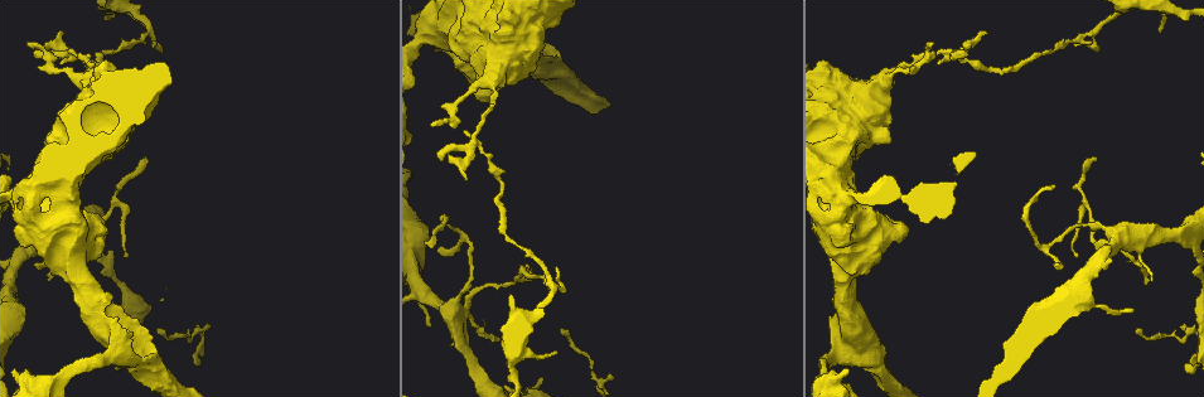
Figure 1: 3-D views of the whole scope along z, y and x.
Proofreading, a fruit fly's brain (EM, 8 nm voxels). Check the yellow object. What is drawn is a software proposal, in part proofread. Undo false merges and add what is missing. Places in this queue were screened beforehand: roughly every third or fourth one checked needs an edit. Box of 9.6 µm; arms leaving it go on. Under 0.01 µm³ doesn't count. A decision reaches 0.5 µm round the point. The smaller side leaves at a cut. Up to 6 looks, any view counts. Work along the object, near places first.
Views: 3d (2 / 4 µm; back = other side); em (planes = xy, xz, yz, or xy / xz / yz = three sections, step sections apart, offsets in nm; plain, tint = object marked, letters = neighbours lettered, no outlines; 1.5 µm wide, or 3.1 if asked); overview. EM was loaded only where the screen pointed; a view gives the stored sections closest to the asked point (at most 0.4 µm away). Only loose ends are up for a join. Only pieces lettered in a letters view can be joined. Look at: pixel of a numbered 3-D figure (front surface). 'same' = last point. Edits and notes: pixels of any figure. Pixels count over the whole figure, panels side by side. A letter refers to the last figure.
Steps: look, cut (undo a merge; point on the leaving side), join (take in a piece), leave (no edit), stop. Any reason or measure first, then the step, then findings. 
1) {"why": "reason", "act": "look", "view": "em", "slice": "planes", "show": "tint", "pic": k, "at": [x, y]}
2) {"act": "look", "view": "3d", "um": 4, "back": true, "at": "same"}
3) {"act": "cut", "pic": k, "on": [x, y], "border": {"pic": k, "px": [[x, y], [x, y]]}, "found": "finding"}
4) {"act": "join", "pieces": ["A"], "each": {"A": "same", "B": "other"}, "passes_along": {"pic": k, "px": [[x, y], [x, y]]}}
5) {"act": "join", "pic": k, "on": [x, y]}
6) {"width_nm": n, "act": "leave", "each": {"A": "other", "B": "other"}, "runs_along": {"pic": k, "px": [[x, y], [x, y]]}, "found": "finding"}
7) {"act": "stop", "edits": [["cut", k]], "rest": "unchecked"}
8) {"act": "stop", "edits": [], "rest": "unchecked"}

{"why": "thin end", "act": "look", "view": "em", "slice": "xy", "step": 4, "show": "letters", "pic": 1, "at": [500, 337]}

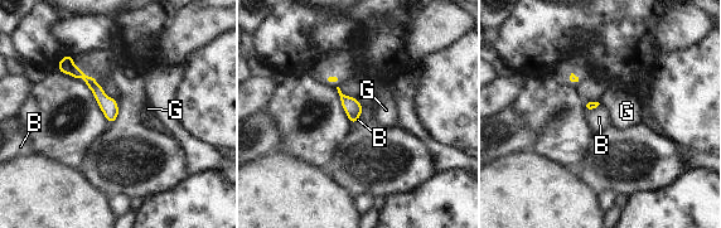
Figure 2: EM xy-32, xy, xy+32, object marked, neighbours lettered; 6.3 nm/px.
{"why": "another direction", "act": "look", "view": "em", "slice": "planes", "show": "letters", "at": "same"}

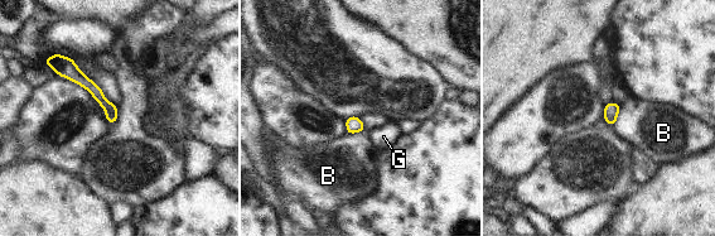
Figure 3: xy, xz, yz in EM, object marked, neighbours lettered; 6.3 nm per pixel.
{"act": "leave", "each": {"B": "other", "G": "other"}, "border": {"pic": 3, "px": [[621, 106], [613, 126]]}, "found": "no lettered piece goes on from it"}

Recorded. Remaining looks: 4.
{"why": "thin end", "act": "look", "view": "em", "slice": "yz", "step": 8, "show": "tint", "pic": 1, "at": [1094, 159]}

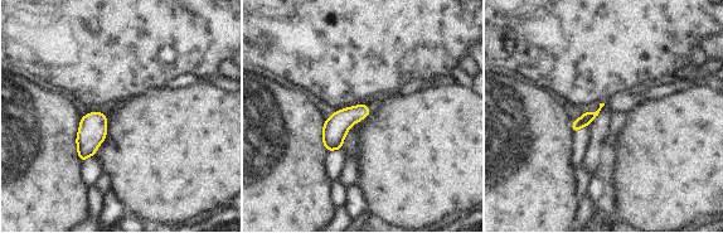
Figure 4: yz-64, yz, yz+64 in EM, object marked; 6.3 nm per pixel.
{"act": "look", "view": "em", "slice": "planes", "show": "letters", "at": "same"}

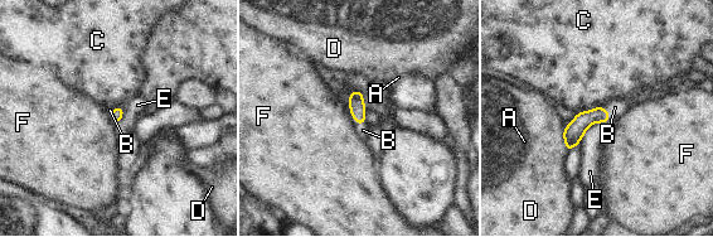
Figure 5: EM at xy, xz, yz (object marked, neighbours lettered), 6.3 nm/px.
{"act": "join", "pieces": ["B"], "each": {"A": "other", "B": "same", "C": "other", "D": "other", "E": "other", "F": "other"}, "found": "the neuron continues"}

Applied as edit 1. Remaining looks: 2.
{"act": "stop", "edits": [["join", 5]], "rest": "unchecked"}

